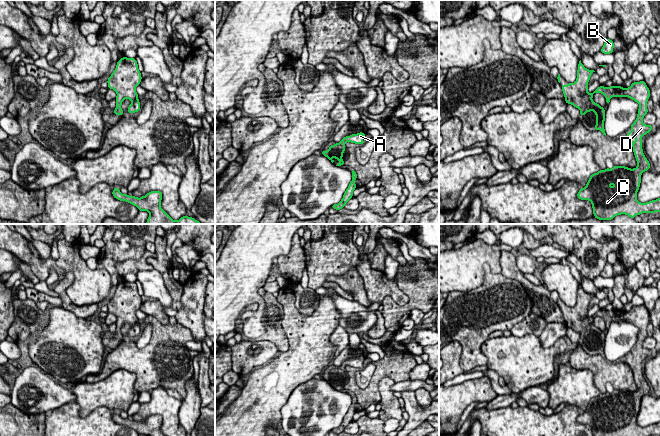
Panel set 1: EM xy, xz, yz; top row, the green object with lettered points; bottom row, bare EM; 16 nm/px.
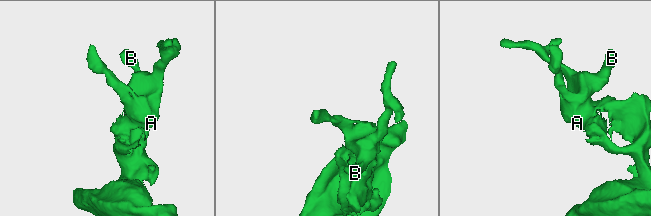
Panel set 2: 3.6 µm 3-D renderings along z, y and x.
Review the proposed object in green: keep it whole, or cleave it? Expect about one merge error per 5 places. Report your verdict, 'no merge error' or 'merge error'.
no merge error

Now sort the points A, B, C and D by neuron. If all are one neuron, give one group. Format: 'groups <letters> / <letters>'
groups A B C D

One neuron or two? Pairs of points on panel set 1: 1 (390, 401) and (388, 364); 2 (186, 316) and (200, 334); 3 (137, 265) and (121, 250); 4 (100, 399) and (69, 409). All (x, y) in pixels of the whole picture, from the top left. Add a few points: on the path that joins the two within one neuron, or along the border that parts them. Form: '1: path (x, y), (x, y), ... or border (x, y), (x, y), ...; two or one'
1: border (387, 375), (379, 382), (380, 399); two
2: path (190, 320), (197, 330); one
3: border (145, 248), (138, 259), (119, 261), (118, 275); two
4: border (75, 401), (82, 417), (103, 406); two

